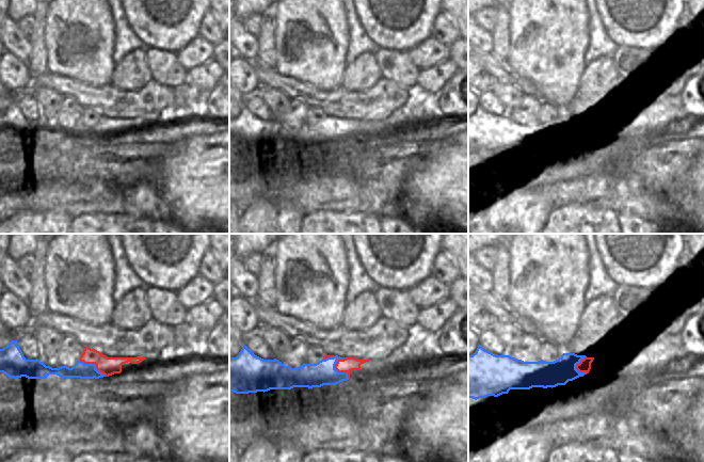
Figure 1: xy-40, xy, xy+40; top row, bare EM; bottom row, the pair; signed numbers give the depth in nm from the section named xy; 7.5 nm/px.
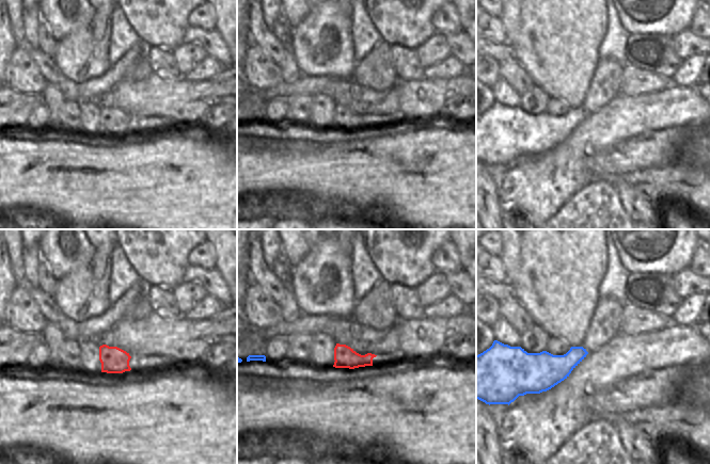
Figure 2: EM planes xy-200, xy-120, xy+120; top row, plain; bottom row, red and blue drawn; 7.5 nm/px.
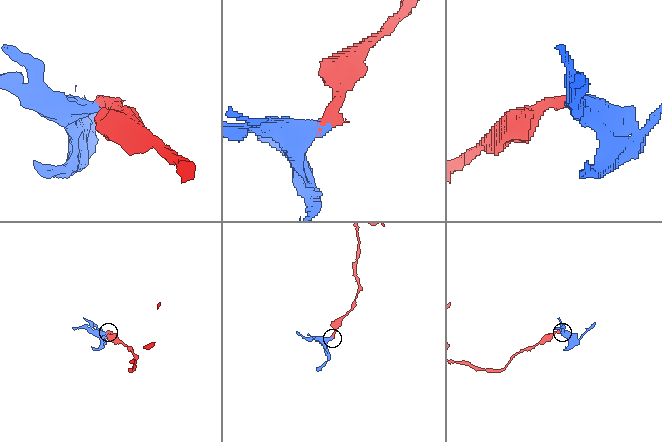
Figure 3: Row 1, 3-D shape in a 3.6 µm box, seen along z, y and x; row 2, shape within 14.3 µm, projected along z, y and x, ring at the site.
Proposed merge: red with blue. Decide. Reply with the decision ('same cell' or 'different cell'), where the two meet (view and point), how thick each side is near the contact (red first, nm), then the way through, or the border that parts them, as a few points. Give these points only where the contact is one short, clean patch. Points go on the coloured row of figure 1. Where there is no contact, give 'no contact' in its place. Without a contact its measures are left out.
different cell; contact xy (338, 371); calibres 110 and 190 nm; border xy (338, 359), (335, 368), (338, 371), (345, 371), (349, 378)

